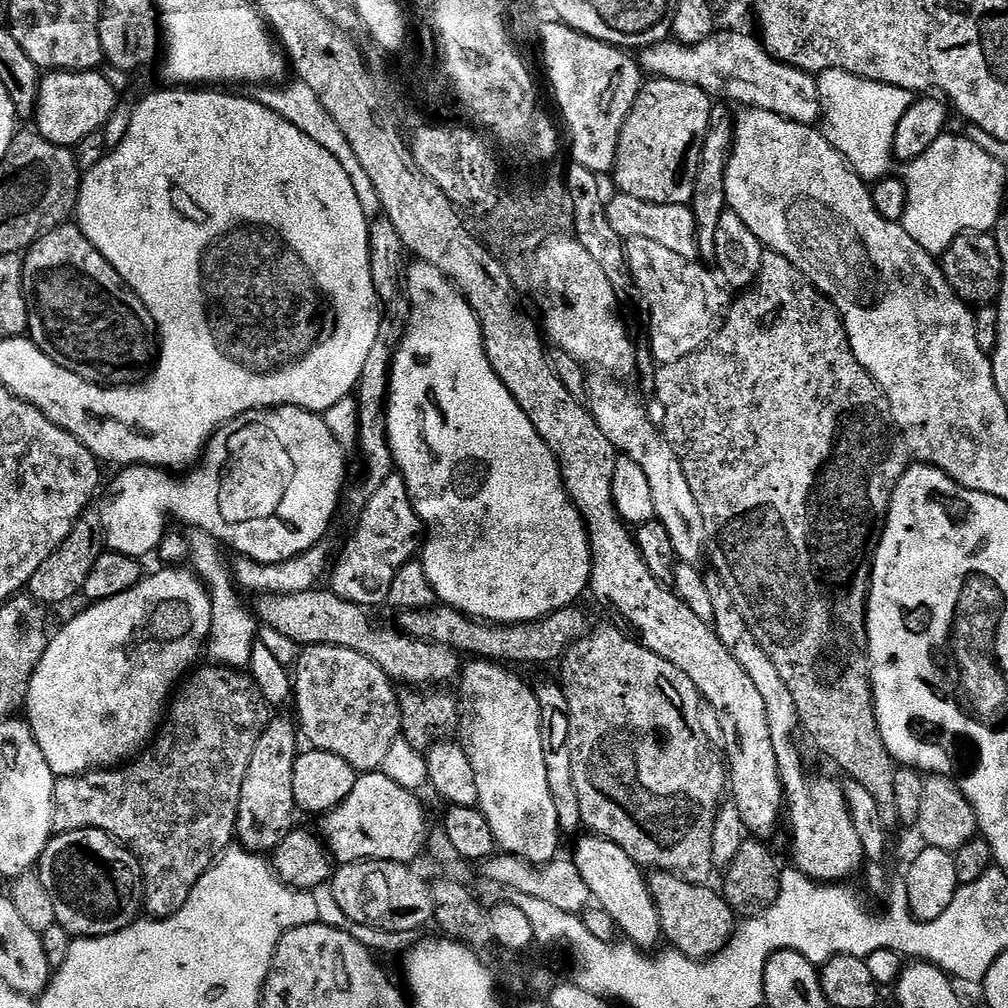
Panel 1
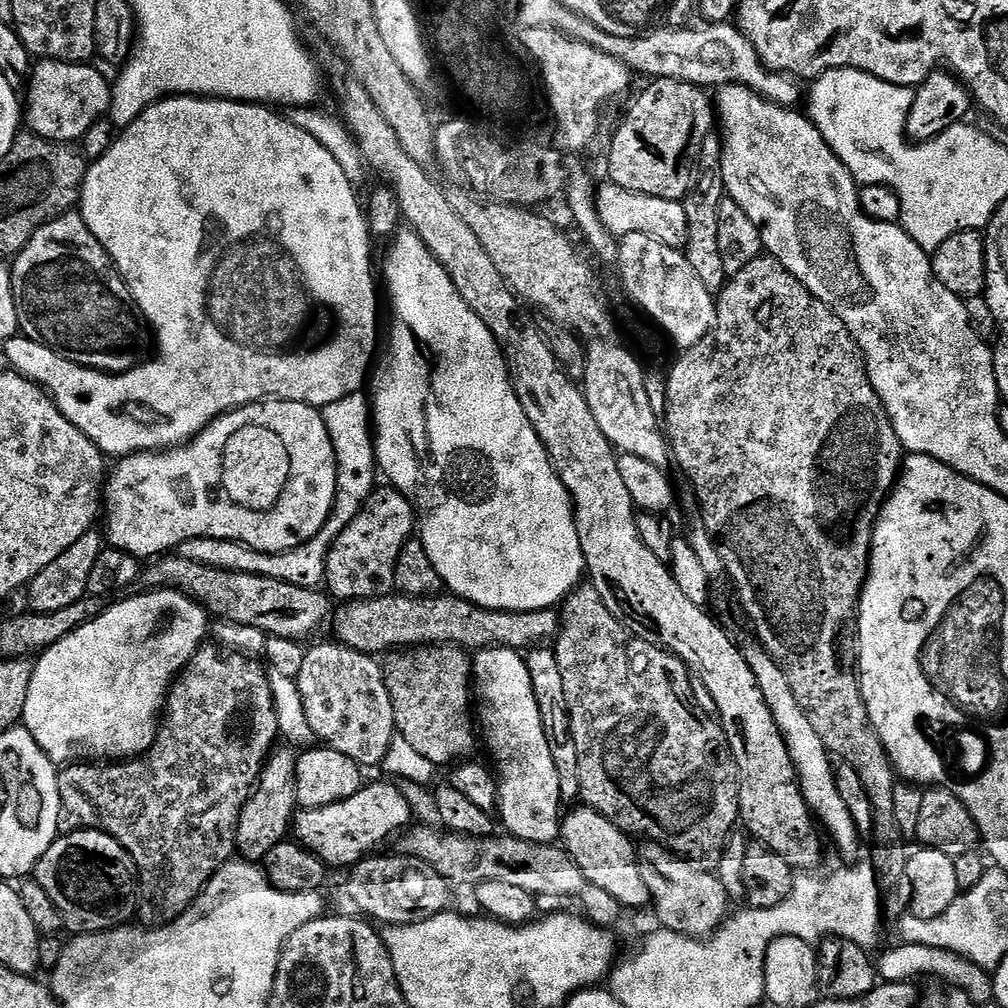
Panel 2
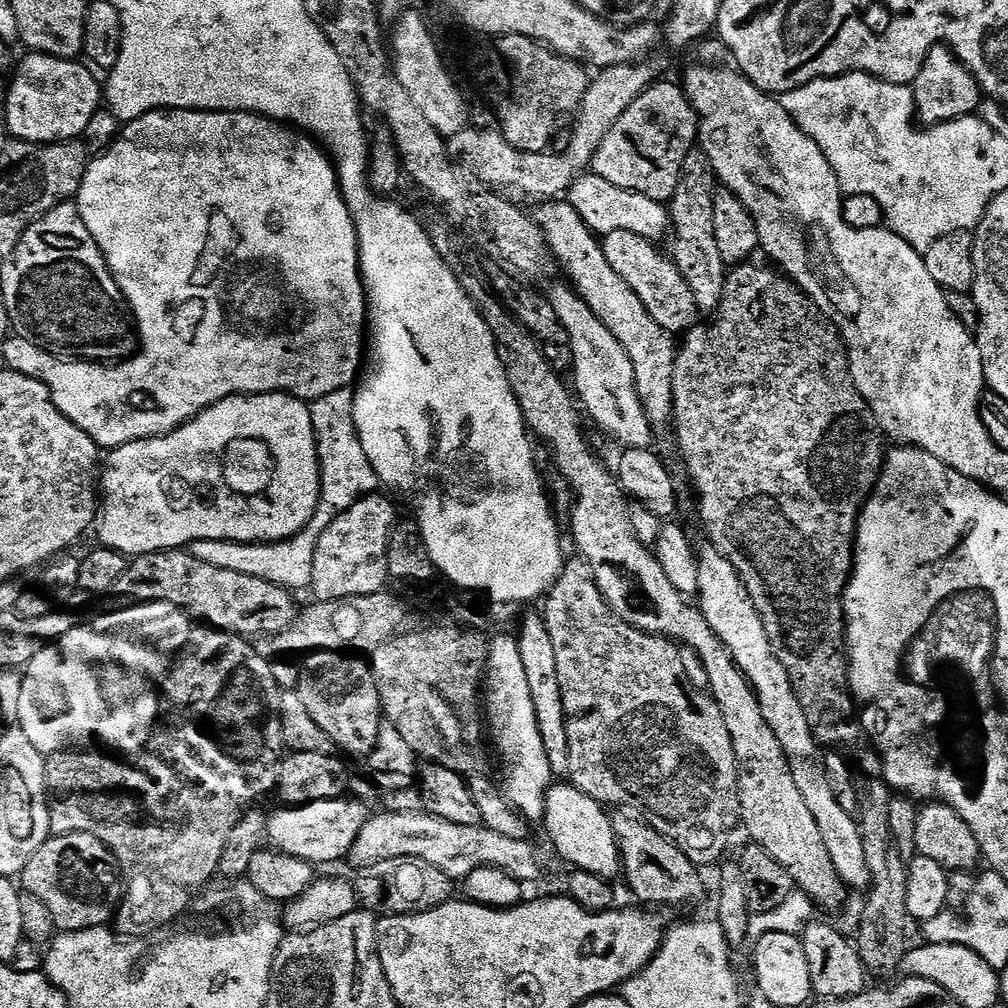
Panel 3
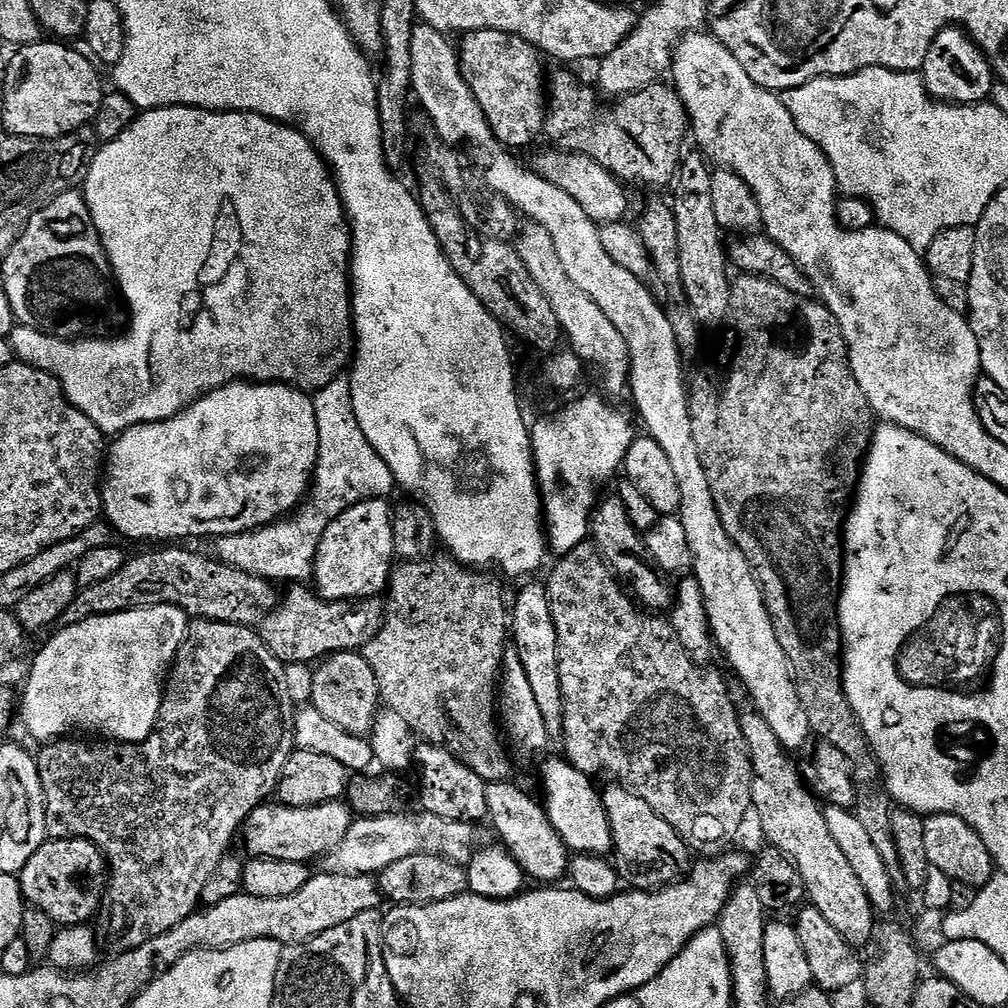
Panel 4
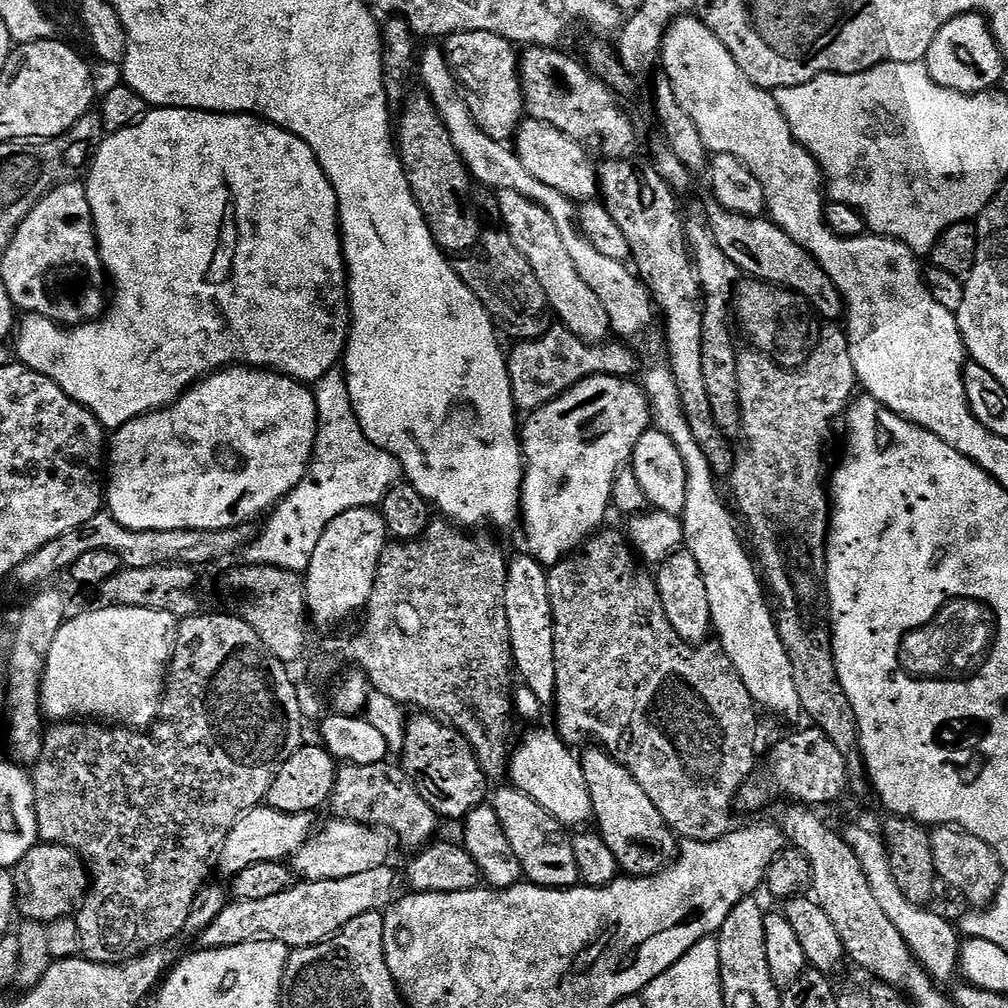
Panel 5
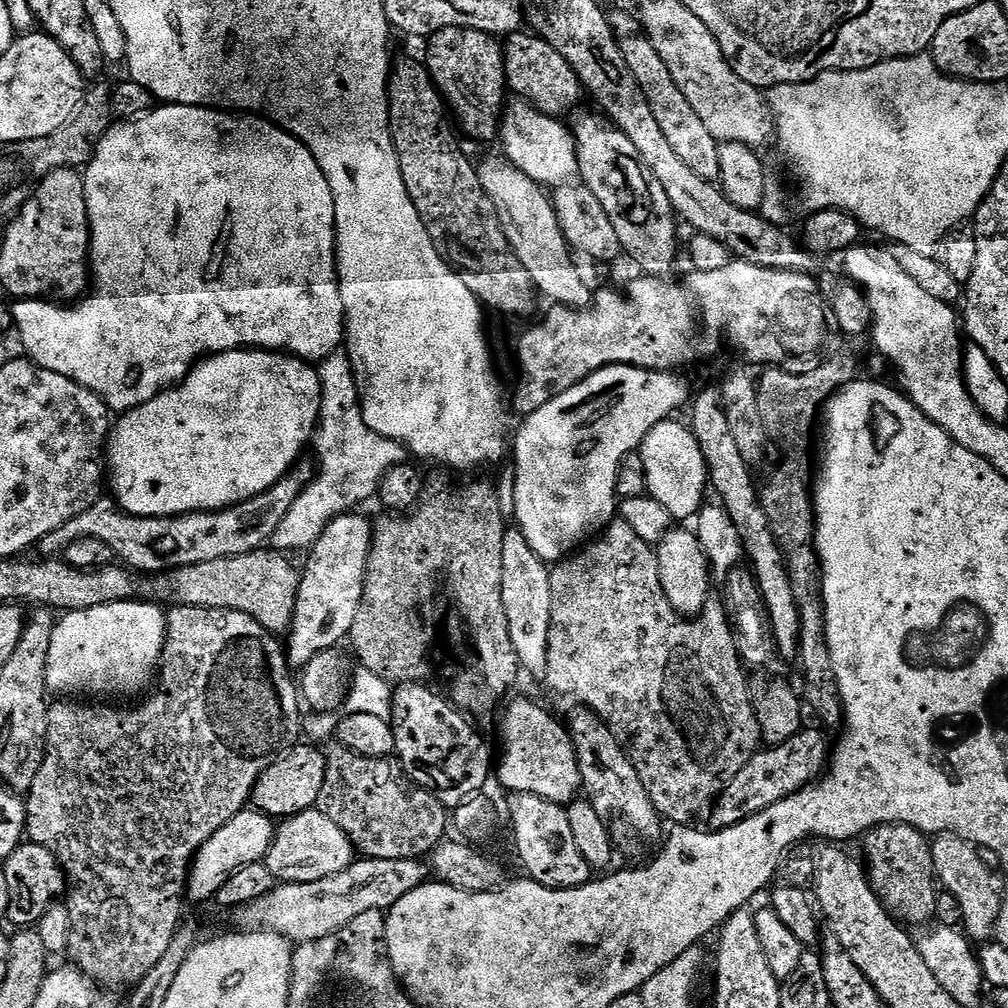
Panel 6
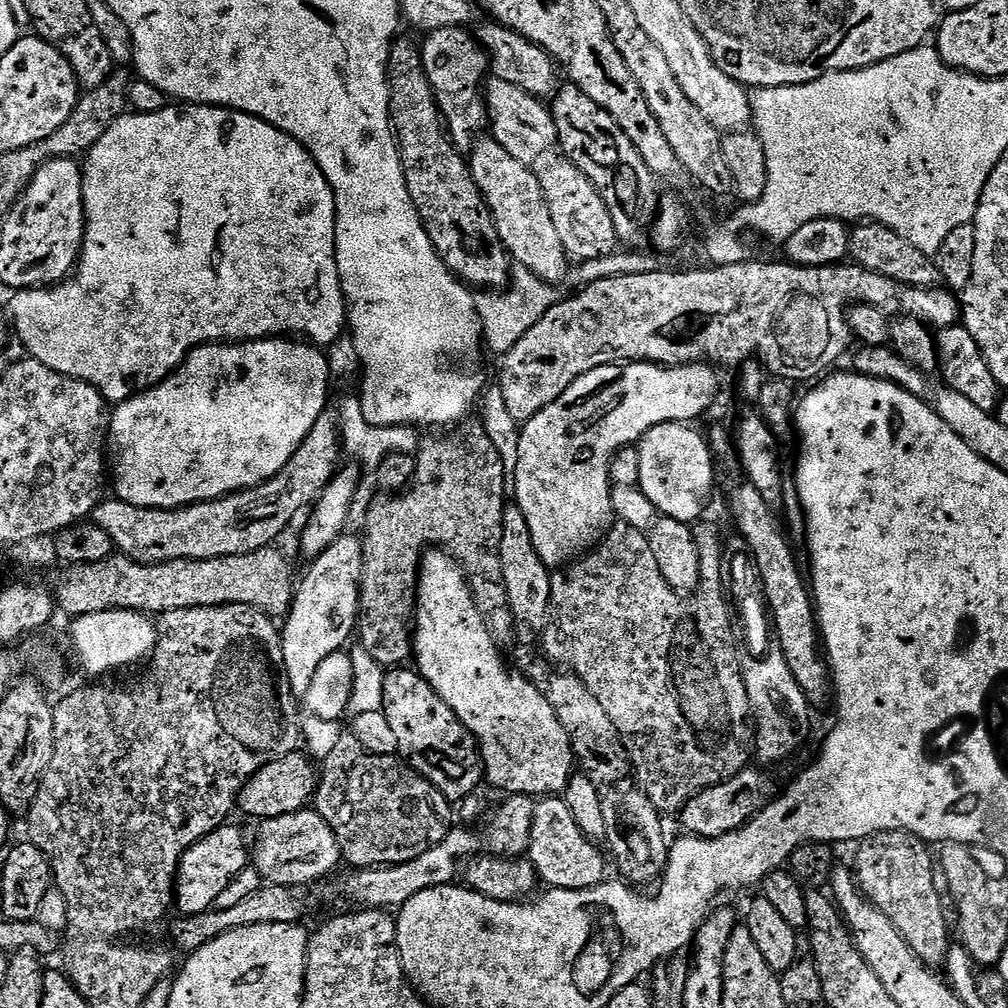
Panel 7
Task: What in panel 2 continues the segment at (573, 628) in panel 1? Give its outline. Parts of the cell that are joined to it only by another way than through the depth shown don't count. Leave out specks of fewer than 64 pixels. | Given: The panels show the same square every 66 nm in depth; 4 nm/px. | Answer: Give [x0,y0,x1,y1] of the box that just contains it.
[330,594,561,654]

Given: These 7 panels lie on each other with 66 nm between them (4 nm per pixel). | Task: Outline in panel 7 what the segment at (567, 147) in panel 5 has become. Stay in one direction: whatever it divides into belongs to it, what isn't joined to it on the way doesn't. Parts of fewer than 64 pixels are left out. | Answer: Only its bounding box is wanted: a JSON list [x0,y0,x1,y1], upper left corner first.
[486,78,557,166]

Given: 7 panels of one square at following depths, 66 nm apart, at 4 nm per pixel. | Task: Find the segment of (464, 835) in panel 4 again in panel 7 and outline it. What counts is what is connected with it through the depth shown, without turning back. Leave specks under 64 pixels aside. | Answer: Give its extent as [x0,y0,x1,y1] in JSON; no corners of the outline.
[254,810,341,884]

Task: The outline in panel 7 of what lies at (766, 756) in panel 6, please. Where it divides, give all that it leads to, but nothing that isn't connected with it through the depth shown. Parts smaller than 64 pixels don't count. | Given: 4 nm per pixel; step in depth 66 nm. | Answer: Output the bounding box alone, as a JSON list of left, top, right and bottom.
[678,766,773,840]

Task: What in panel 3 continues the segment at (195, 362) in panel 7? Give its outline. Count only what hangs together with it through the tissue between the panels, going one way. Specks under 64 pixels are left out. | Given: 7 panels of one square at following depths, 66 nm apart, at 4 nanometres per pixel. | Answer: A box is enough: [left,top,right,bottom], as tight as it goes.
[102,392,322,558]

